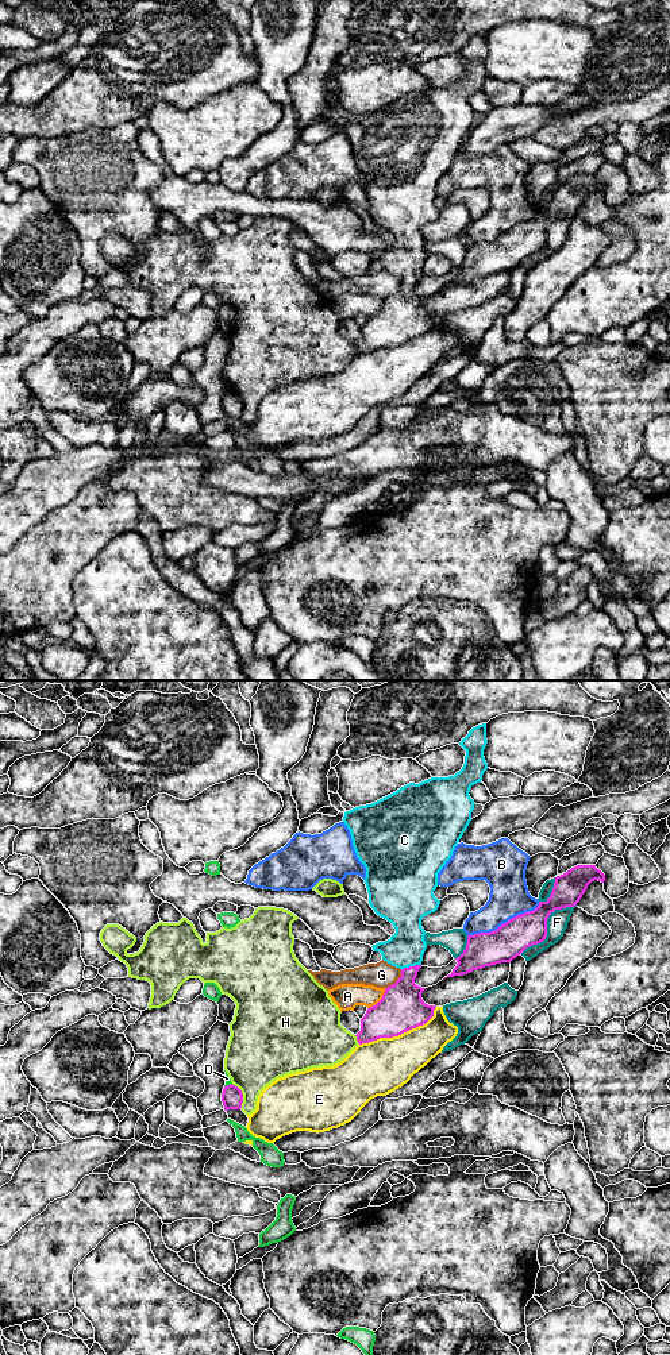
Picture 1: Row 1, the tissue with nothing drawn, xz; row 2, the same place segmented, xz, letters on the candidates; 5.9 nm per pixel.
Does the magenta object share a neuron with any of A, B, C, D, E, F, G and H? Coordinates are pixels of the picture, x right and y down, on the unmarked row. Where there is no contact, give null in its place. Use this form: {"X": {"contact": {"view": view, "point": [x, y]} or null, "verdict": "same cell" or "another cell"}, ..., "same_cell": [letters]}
{"A": {"contact": {"view": "xz", "point": [380, 309]}, "verdict": "another cell"}, "B": {"contact": {"view": "xz", "point": [504, 232]}, "verdict": "another cell"}, "C": {"contact": {"view": "xz", "point": [411, 275]}, "verdict": "same cell"}, "D": {"contact": {"view": "xz", "point": [227, 394]}, "verdict": "another cell"}, "E": {"contact": {"view": "xz", "point": [400, 343]}, "verdict": "another cell"}, "F": {"contact": {"view": "xz", "point": [546, 235]}, "verdict": "another cell"}, "G": {"contact": {"view": "xz", "point": [397, 289]}, "verdict": "another cell"}, "H": {"contact": {"view": "xz", "point": [242, 404]}, "verdict": "another cell"}, "same_cell": ["C"]}

